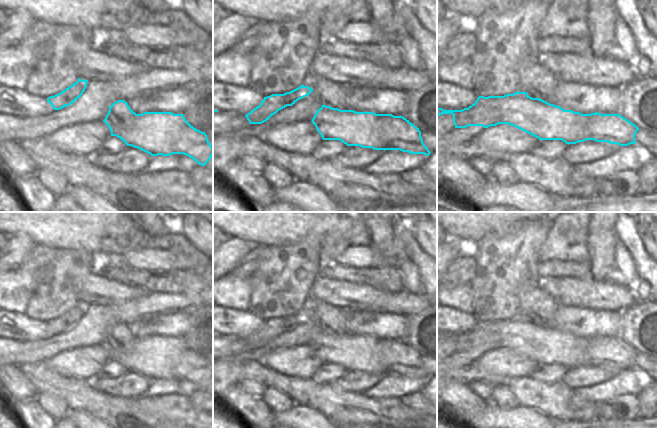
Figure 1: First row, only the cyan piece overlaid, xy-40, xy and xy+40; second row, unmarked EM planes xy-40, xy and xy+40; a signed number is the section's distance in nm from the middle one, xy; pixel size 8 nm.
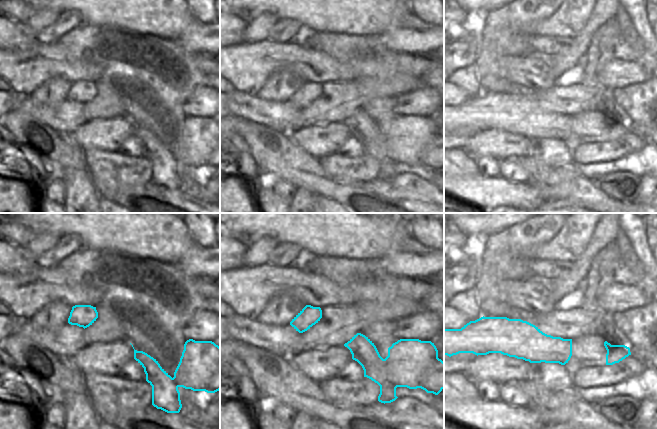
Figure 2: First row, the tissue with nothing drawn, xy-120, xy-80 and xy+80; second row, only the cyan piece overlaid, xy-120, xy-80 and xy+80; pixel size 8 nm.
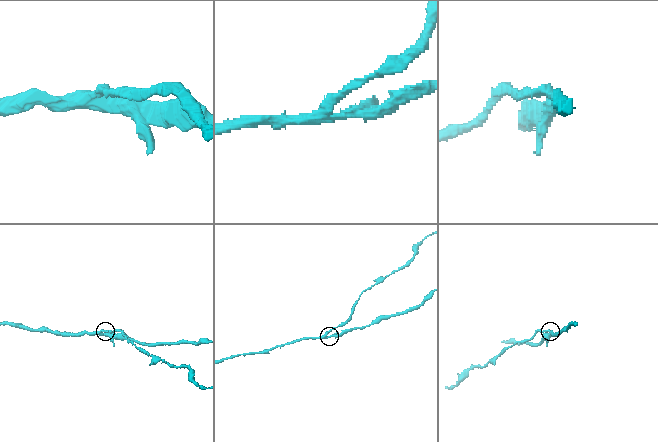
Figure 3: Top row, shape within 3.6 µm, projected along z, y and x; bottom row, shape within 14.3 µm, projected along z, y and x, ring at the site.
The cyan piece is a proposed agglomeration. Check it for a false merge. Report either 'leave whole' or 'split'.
split

